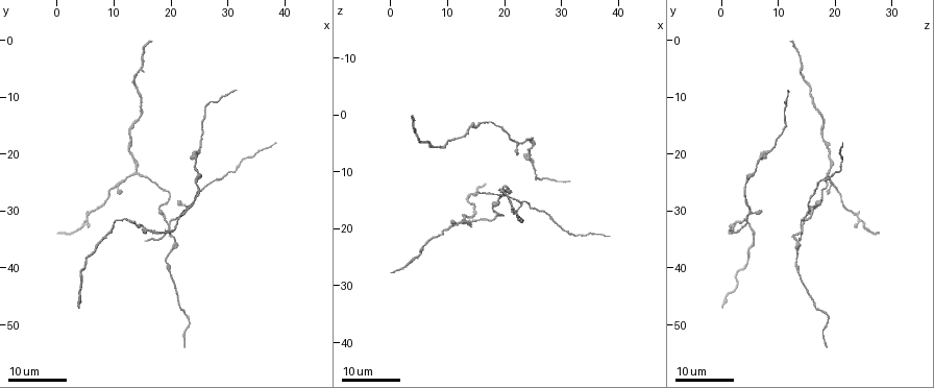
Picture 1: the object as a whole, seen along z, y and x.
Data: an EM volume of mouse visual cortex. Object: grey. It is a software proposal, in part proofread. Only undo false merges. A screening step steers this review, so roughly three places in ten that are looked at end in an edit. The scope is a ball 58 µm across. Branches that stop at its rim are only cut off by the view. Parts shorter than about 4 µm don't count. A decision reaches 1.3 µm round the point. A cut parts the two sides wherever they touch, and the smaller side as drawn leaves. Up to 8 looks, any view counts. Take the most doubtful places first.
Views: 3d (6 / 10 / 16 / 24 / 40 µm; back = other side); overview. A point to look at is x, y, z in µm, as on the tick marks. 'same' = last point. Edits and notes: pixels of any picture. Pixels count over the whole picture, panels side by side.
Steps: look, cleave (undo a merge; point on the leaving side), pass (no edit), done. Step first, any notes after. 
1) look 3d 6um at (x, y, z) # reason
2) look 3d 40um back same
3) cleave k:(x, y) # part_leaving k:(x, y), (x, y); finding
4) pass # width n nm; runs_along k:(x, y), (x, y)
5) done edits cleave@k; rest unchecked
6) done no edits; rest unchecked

look 3d 24um at (14.0, 23.0, 19.0) # three arms meet

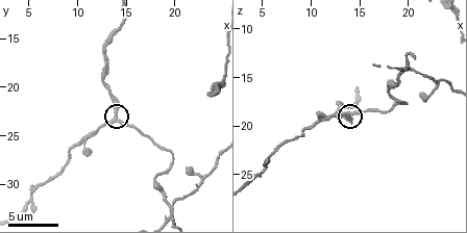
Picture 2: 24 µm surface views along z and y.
look 3d 6um at (13.8, 23.0, 19.0)

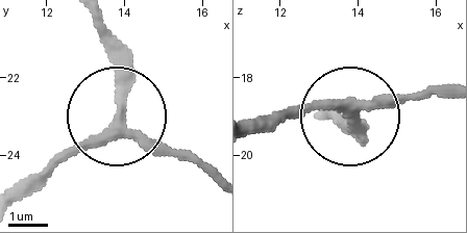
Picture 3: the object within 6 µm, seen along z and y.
pass # arms 3; runs_along 3:(212, 177), (192, 160), (152, 154), (113, 124), (26, 193); one neuron here

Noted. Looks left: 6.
look 3d 16um at (22.5, 30.0, 5.5)

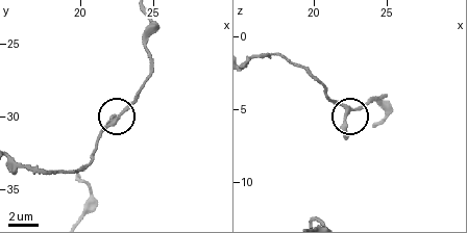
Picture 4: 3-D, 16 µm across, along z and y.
look 3d 10um at (22.4, 30.2, 5.0)

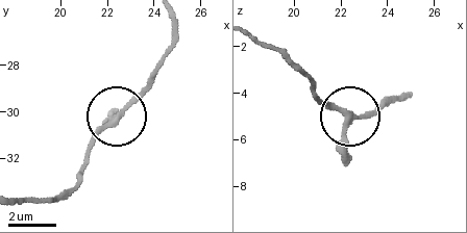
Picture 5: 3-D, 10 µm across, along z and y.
look 3d 6um at (22.5, 30.2, 5.1) # zoom in

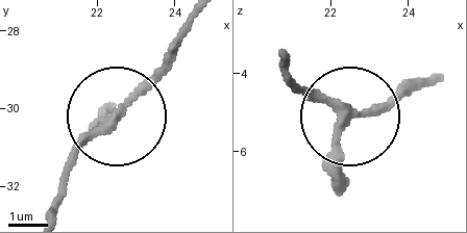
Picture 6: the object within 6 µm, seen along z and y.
pass # arms 3; all the same neuron

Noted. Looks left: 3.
look 3d 24um at (19.5, 32.0, 14.0) # thin arm on a thick one

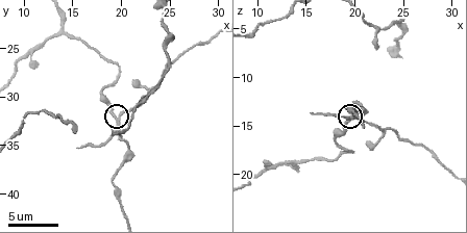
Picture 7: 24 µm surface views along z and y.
look 3d 6um same

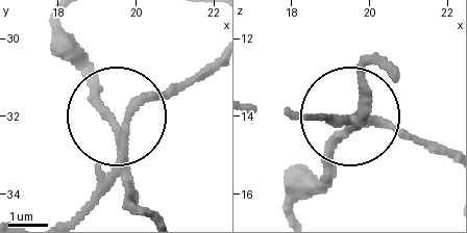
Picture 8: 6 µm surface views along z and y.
look 3d 6um back same

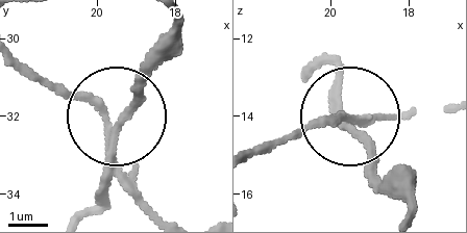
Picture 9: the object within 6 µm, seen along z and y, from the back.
cleave 9:(100, 104) # part_leaving 9:(113, 162), (103, 115), (23, 67); a second neuron is stuck on

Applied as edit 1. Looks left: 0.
done edits cleave@9; rest unchecked

